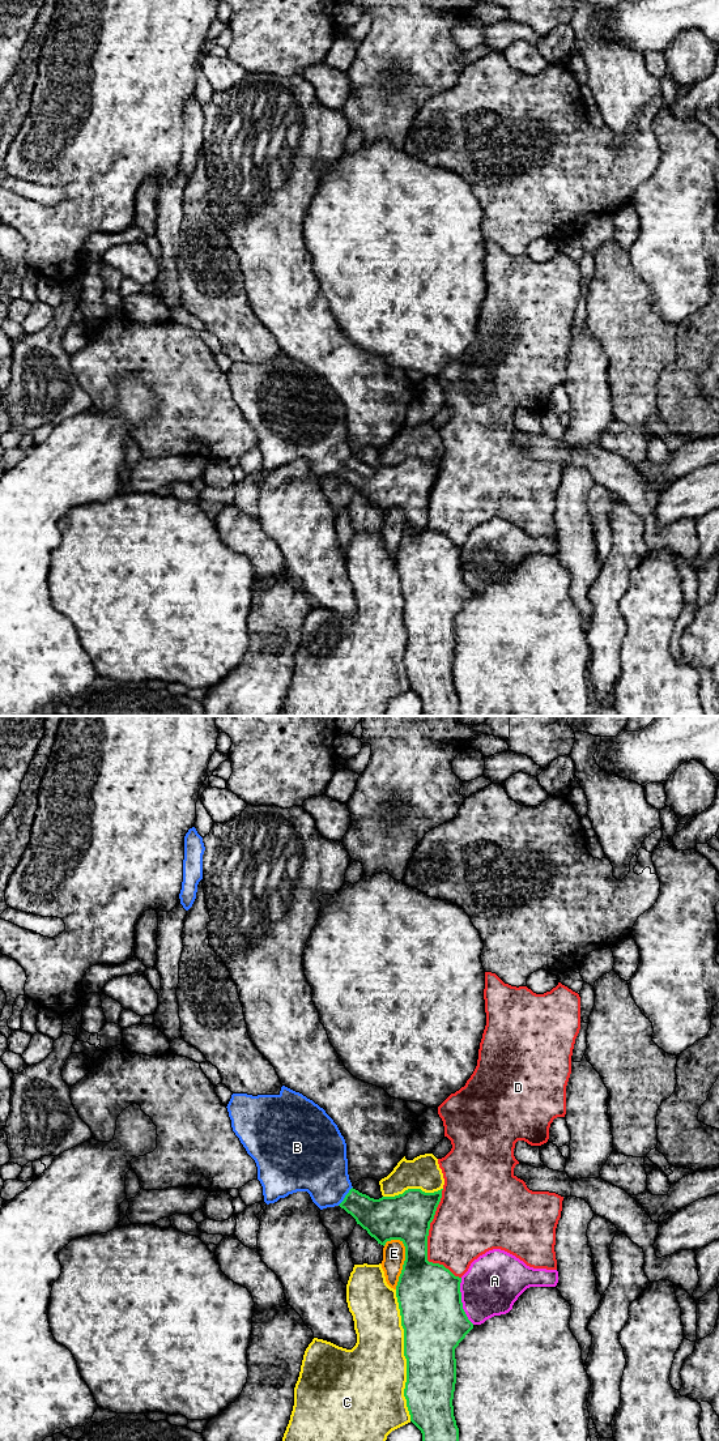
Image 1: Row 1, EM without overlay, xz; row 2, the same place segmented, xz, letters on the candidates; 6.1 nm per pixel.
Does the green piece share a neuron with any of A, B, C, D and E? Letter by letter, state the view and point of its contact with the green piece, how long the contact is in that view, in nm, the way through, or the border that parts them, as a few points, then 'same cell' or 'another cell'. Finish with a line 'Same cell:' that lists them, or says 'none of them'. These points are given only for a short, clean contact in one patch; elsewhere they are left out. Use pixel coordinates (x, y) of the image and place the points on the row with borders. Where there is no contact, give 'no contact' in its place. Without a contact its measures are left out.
A: meets green in xz at (460, 1301); contact 300 nm long; another cell
B: meets green in xz at (345, 1196); contact 150 nm long; runs through xz (379, 1218), (345, 1196), (318, 1165); same cell
C: meets green in xz at (404, 1355); contact 800 nm long; another cell
D: meets green in xz at (426, 1241); contact 550 nm long; another cell
E: meets green in xz at (404, 1261); contact 320 nm long; another cell
Same cell: B

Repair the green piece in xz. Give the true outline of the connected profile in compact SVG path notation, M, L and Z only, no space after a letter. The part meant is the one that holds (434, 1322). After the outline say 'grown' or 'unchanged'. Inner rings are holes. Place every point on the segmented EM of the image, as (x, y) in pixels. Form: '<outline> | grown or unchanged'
M285 1086L278 1095L233 1093L227 1104L231 1127L247 1154L258 1167L258 1180L263 1186L264 1202L277 1202L289 1194L307 1191L320 1208L340 1206L350 1214L357 1224L374 1237L378 1244L400 1240L405 1246L405 1261L396 1286L401 1326L404 1329L404 1356L407 1359L407 1382L404 1397L410 1421L421 1431L422 1441L459 1441L459 1428L454 1416L454 1391L456 1384L455 1348L473 1329L461 1303L461 1278L455 1276L443 1265L427 1261L427 1236L430 1223L442 1198L442 1190L425 1193L421 1189L408 1189L395 1197L370 1198L352 1186L348 1174L346 1143L337 1125L323 1108Z | grown

